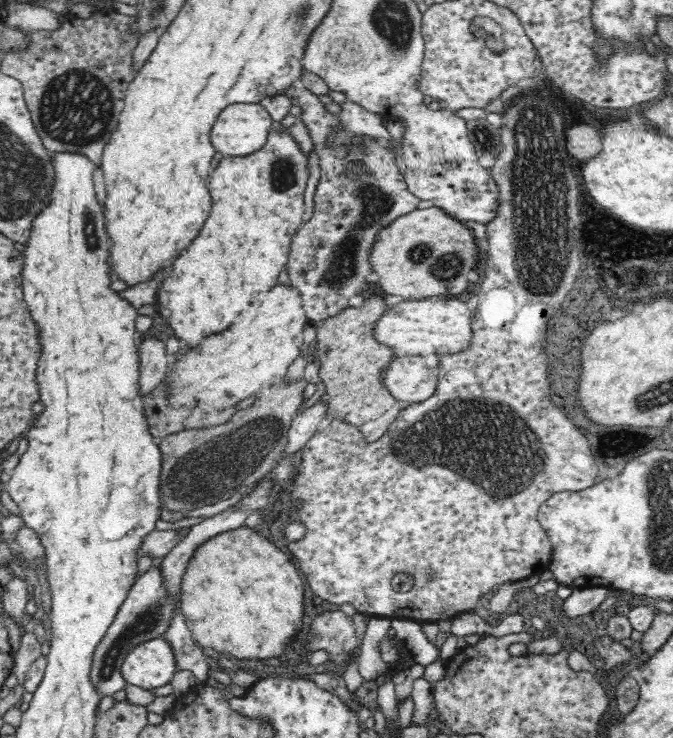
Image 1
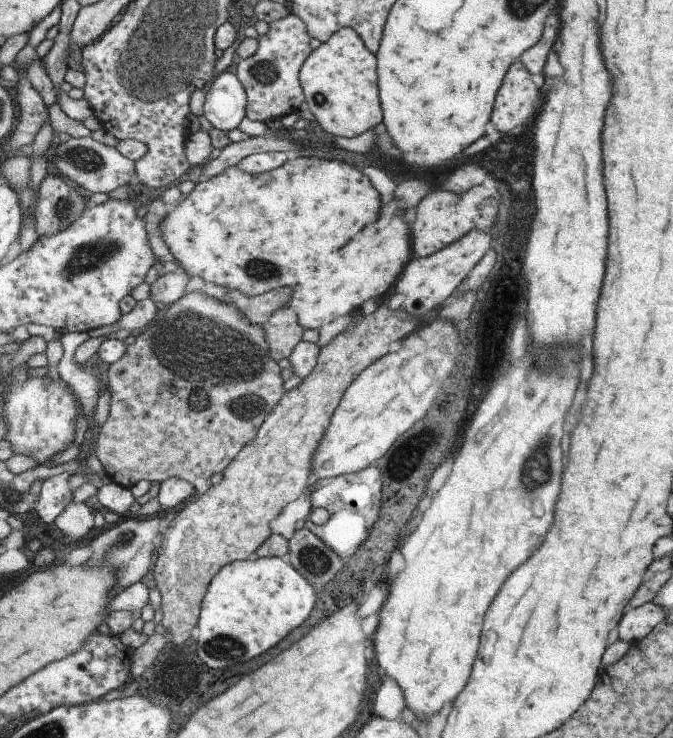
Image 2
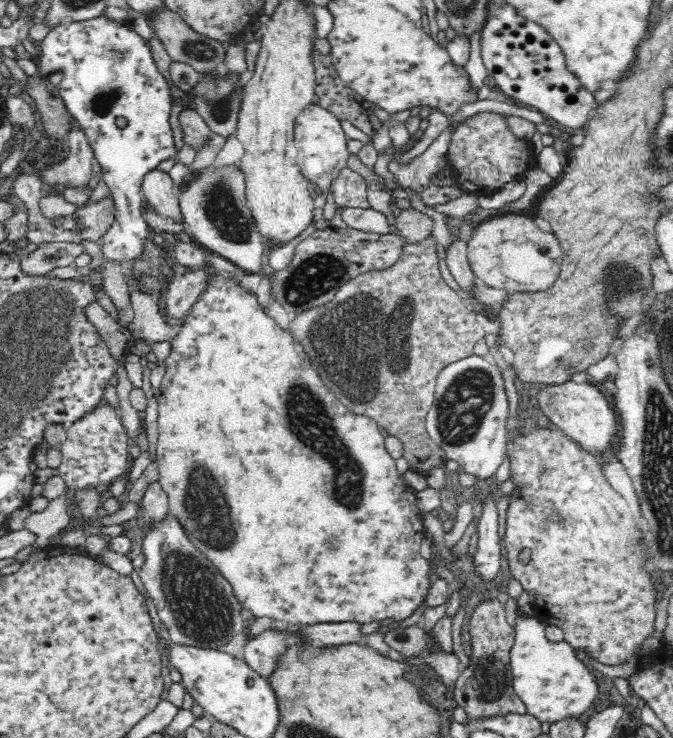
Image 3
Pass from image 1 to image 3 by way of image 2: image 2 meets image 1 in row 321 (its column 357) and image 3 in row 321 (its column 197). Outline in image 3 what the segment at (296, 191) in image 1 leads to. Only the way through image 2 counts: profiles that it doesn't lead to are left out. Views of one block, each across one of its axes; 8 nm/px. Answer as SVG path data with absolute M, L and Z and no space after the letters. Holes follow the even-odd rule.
M218 272L212 278L208 292L200 296L198 304L192 308L194 312L184 318L182 326L174 336L172 352L162 362L166 368L162 386L156 390L160 400L158 406L158 450L156 458L160 464L160 484L170 500L170 514L184 526L188 538L198 546L200 552L218 568L218 572L232 586L232 592L242 608L250 610L254 618L268 616L272 620L288 622L292 626L328 626L328 624L368 624L392 618L394 622L402 622L410 618L426 600L428 590L432 586L430 580L430 560L420 556L420 542L426 536L422 512L416 508L416 492L410 490L406 480L396 470L396 460L390 458L386 450L386 440L378 428L378 424L368 416L358 416L344 408L342 402L324 386L318 378L318 372L312 370L306 352L300 342L292 336L292 332L282 330L276 320L272 320L264 308L258 304L256 294L246 292L232 276ZM200 494L224 494L230 504L236 506L186 506L188 502L204 500Z

